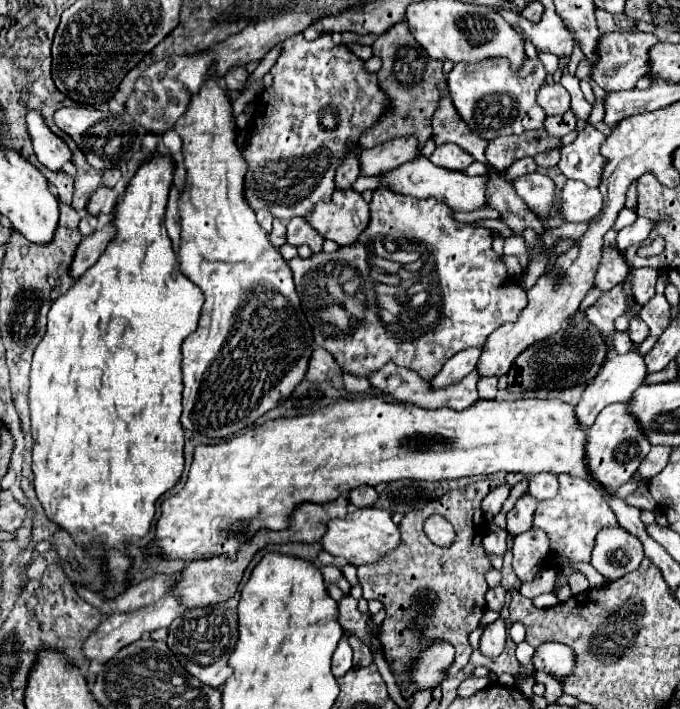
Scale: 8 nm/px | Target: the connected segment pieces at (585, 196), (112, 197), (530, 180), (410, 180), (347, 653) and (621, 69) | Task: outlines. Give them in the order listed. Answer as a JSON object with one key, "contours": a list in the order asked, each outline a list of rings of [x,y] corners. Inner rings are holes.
{"contours":[[[[567,180],[559,194],[561,214],[567,222],[593,220],[603,208],[603,196],[597,188],[589,188],[583,182]]],[[[99,186],[95,190],[95,194],[89,198],[89,204],[87,204],[87,214],[91,216],[99,216],[99,214],[111,214],[113,206],[117,204],[119,196],[113,188],[105,188],[105,186]]],[[[539,172],[533,174],[525,174],[515,178],[513,182],[509,182],[513,186],[513,190],[521,196],[521,200],[529,206],[529,210],[547,220],[553,212],[553,204],[557,202],[557,186],[555,182]]],[[[419,156],[413,162],[405,162],[403,166],[399,166],[395,170],[383,174],[383,184],[391,186],[395,192],[411,194],[415,198],[435,196],[439,202],[447,204],[455,212],[475,212],[475,210],[487,206],[489,176],[467,176],[463,172],[451,172],[447,168],[439,168],[439,166],[431,164],[423,156]]],[[[341,640],[333,654],[333,676],[335,678],[341,678],[345,672],[351,670],[351,656],[353,656],[351,646],[345,640]]],[[[603,32],[597,42],[599,60],[591,66],[591,80],[595,80],[605,92],[633,90],[635,82],[647,74],[647,48],[657,44],[657,36],[651,32]]]]}

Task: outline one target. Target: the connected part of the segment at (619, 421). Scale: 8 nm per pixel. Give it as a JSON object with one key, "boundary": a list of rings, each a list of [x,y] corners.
{"boundary":[[[629,402],[609,404],[599,412],[595,424],[587,430],[587,464],[591,466],[591,474],[613,494],[621,484],[635,476],[641,460],[651,450],[651,442],[643,434],[639,420],[629,412],[629,406]]]}

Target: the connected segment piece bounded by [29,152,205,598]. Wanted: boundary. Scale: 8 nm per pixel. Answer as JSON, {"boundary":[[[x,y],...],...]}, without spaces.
{"boundary":[[[155,152],[149,160],[145,160],[135,176],[129,180],[121,202],[113,210],[113,228],[115,228],[115,238],[109,242],[107,250],[103,252],[101,260],[91,266],[75,284],[59,296],[51,310],[49,310],[49,324],[47,324],[47,334],[39,342],[33,354],[33,364],[31,364],[31,388],[29,388],[29,406],[31,406],[31,434],[33,434],[33,474],[35,474],[35,492],[37,498],[41,500],[47,518],[51,518],[57,526],[65,528],[71,532],[75,542],[79,544],[89,544],[89,542],[105,542],[109,544],[107,552],[107,572],[111,576],[111,582],[105,590],[107,598],[115,598],[119,592],[125,590],[125,580],[127,580],[127,568],[131,566],[131,560],[123,552],[123,544],[129,538],[143,538],[153,522],[155,516],[155,502],[171,490],[177,480],[183,474],[183,426],[181,426],[181,344],[183,340],[193,334],[199,326],[199,316],[203,308],[203,294],[191,280],[183,276],[179,270],[177,256],[171,248],[171,240],[167,236],[165,228],[165,206],[169,198],[169,190],[173,184],[173,172],[175,172],[175,158],[171,154],[159,154]]]}

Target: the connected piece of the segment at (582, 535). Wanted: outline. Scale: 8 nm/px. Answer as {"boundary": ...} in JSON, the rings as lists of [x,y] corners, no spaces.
{"boundary":[[[561,474],[559,492],[549,500],[539,502],[539,506],[535,510],[533,526],[541,528],[549,536],[549,544],[551,544],[549,556],[547,556],[547,566],[557,572],[553,594],[557,594],[559,586],[569,584],[569,580],[567,580],[569,574],[577,572],[571,564],[565,564],[563,558],[567,558],[569,562],[589,562],[591,552],[595,548],[595,536],[599,534],[599,530],[609,528],[609,526],[613,526],[613,528],[619,526],[613,510],[605,502],[591,502],[595,498],[597,498],[597,494],[591,492],[591,484],[587,484],[587,480],[573,478],[571,474]]]}

